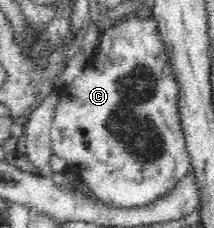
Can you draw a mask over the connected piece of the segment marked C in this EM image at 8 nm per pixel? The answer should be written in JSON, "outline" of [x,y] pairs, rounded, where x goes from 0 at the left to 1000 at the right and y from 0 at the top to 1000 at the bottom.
{"outline":[[[636,70],[603,83],[565,79],[491,145],[472,149],[463,162],[463,232],[449,237],[444,268],[416,276],[416,294],[355,333],[327,373],[285,395],[294,425],[276,474],[262,482],[262,509],[248,513],[248,548],[234,566],[248,671],[280,689],[294,732],[341,732],[341,750],[360,768],[379,768],[379,794],[430,842],[439,873],[491,890],[505,908],[603,917],[715,895],[715,882],[734,882],[734,873],[794,846],[897,741],[836,496],[841,382],[827,368],[827,329],[808,325],[808,294],[790,281],[790,241],[780,241],[776,211],[762,202],[738,101],[715,75],[692,83],[654,83]]]}

